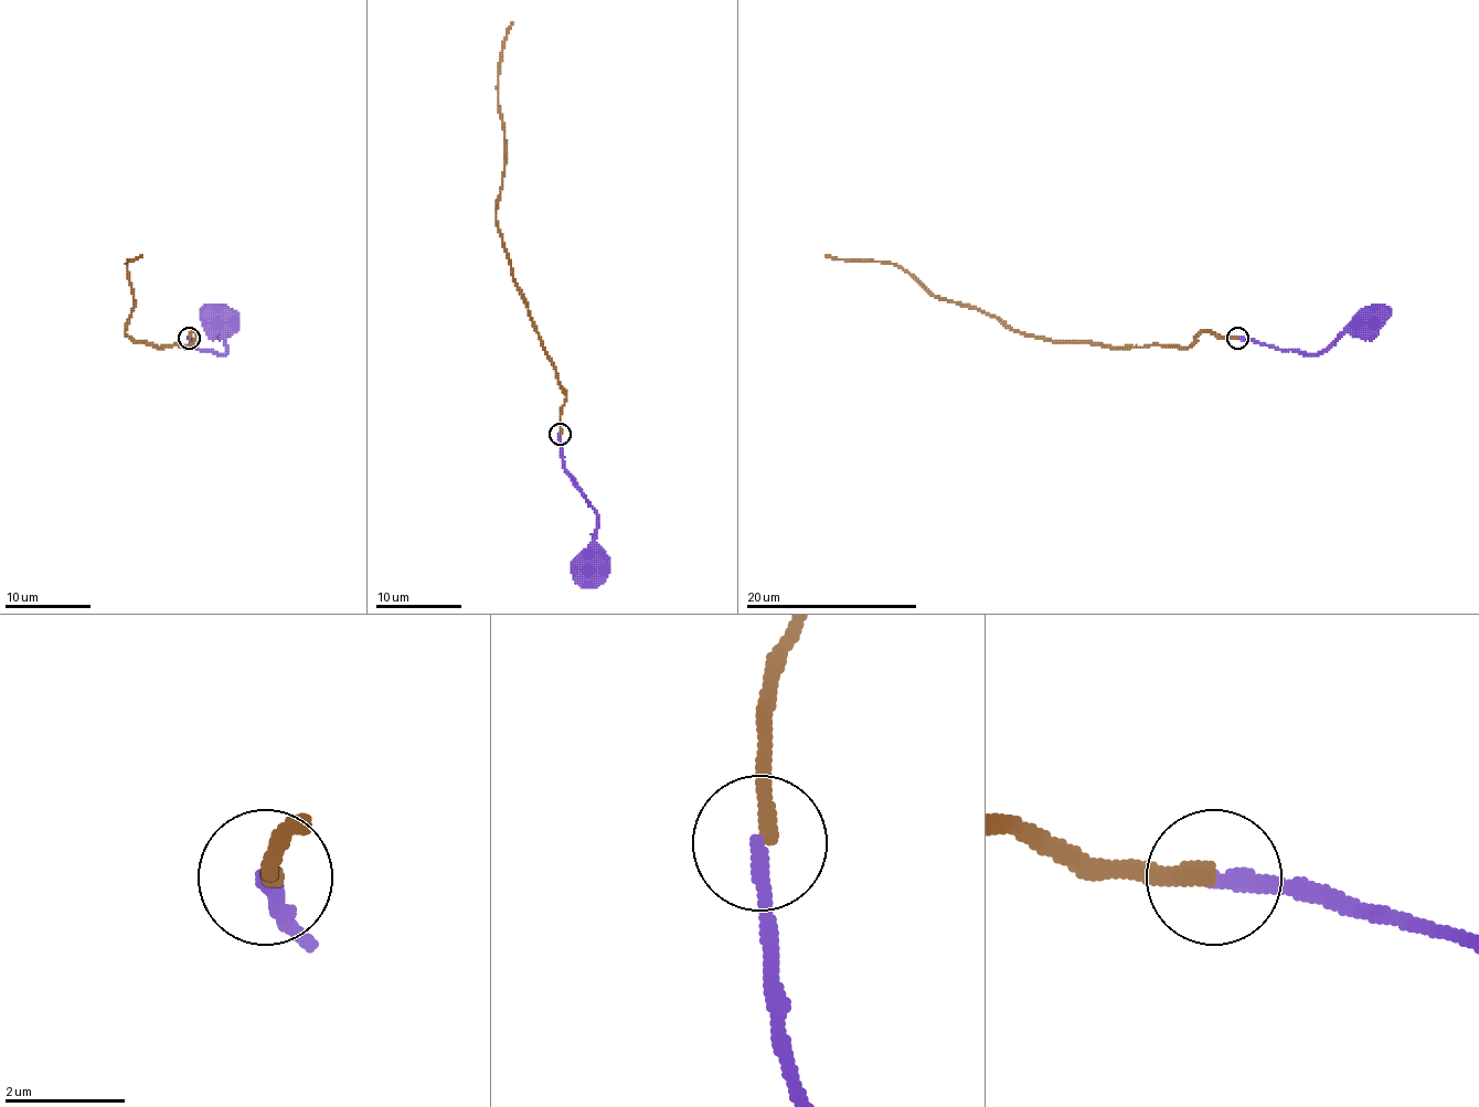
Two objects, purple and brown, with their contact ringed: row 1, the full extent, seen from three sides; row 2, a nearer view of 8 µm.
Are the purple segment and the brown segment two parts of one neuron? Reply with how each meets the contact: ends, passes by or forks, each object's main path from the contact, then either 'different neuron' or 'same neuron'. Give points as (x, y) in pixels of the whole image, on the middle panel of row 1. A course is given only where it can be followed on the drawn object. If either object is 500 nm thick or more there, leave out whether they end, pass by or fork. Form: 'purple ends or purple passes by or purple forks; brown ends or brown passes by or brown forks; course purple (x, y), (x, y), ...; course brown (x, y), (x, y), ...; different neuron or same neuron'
purple ends; brown ends; course purple (560, 433), (564, 469), (594, 512), (596, 523), (596, 538), (582, 557), (584, 566); course brown (560, 433), (566, 393), (513, 277), (496, 211), (504, 172), (498, 104), (502, 41), (513, 22); same neuron

